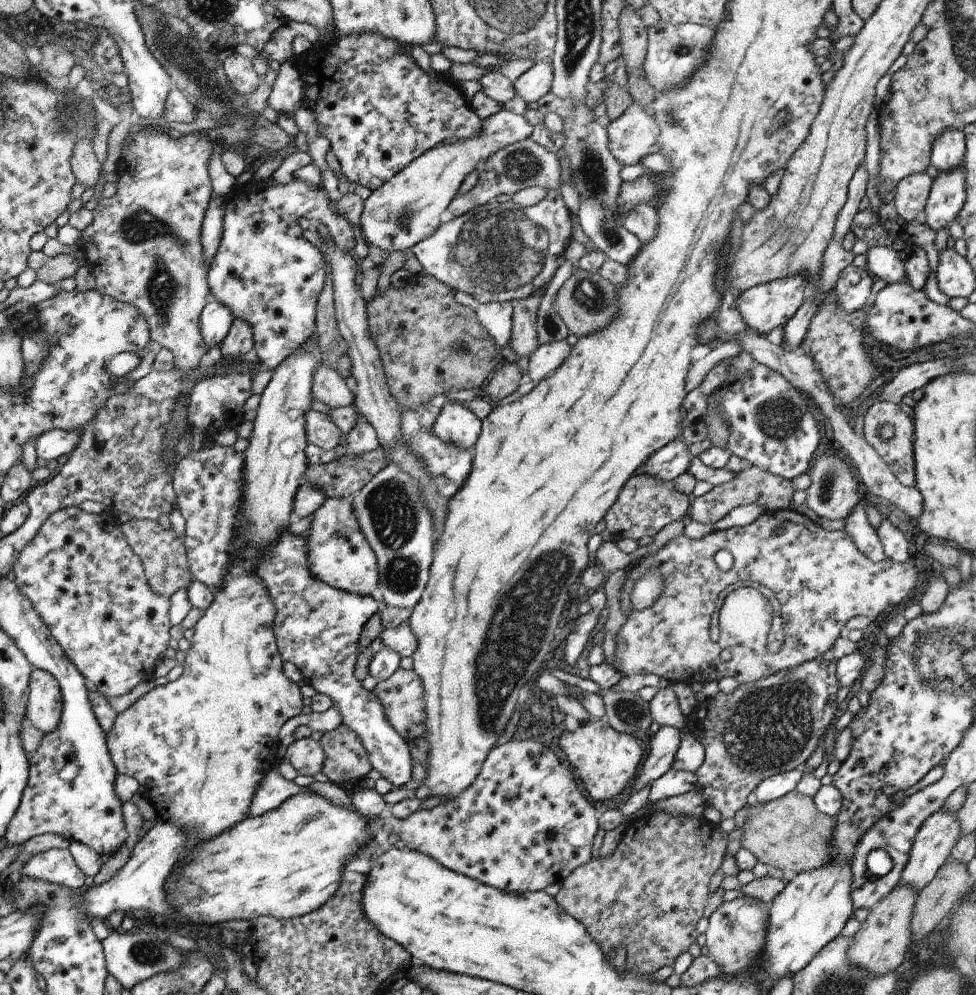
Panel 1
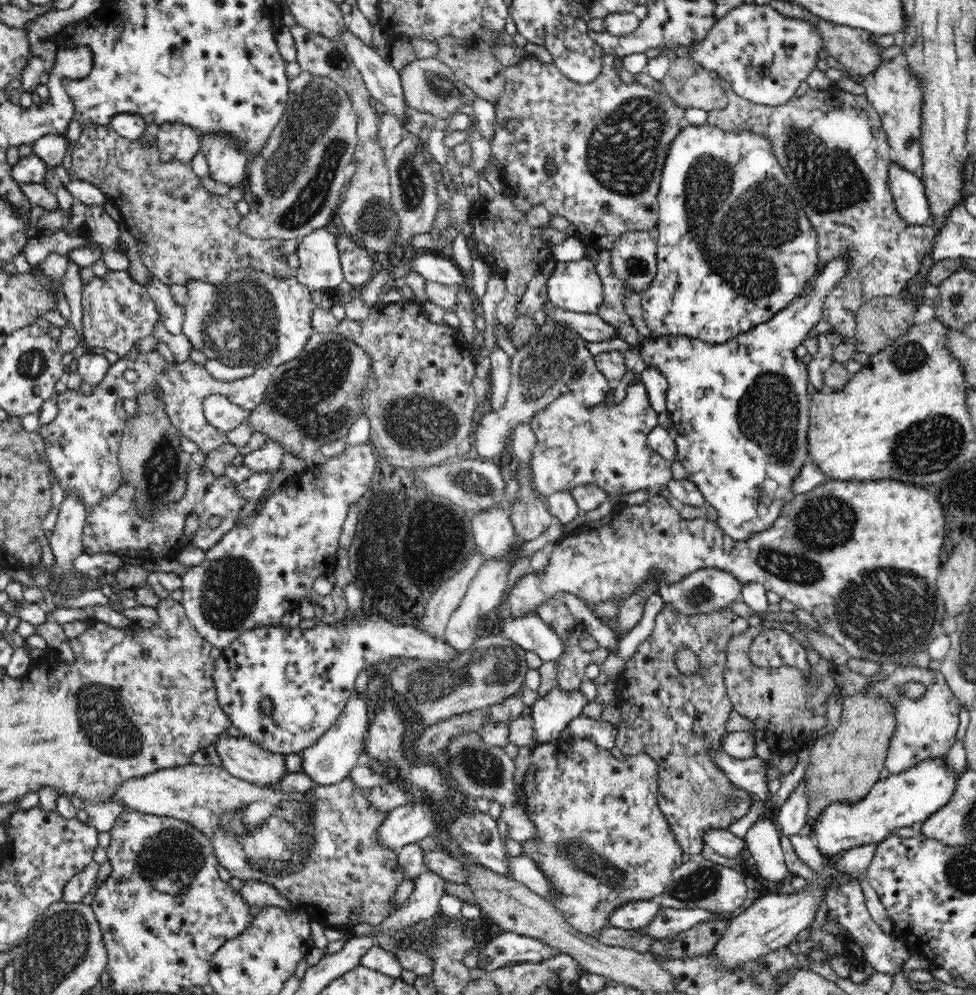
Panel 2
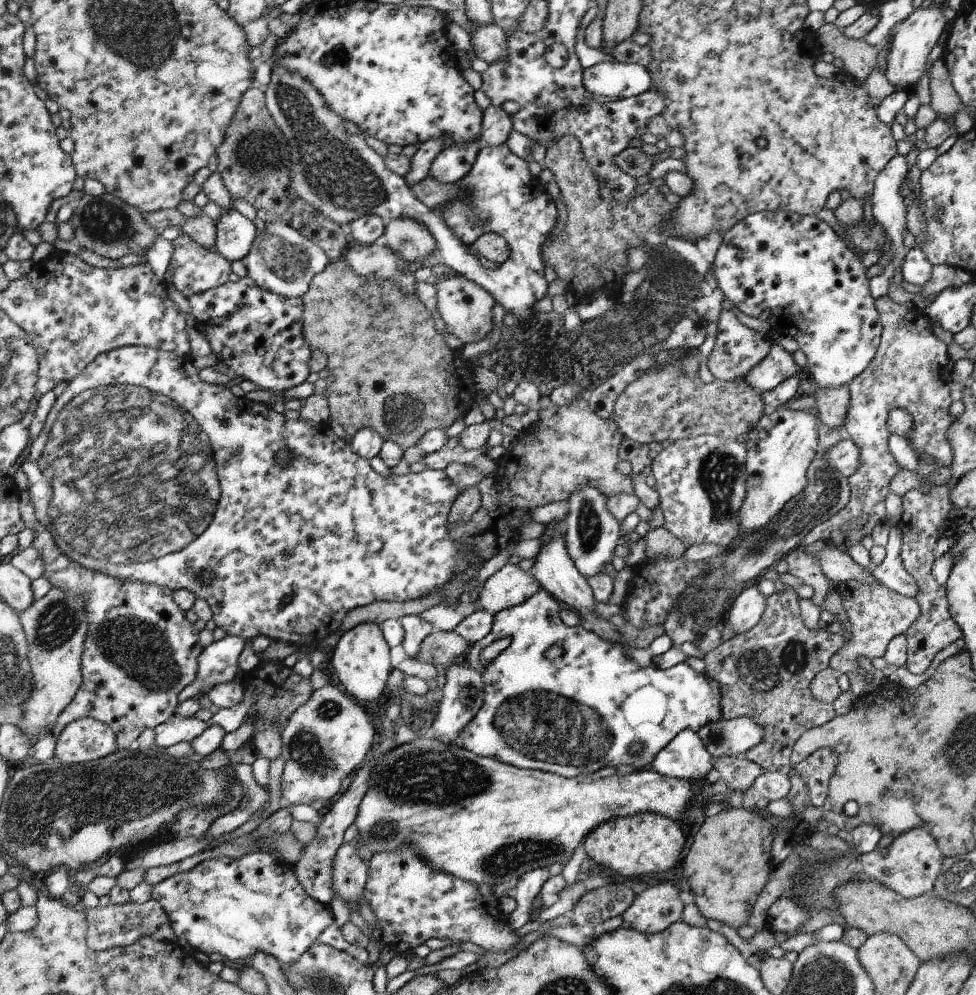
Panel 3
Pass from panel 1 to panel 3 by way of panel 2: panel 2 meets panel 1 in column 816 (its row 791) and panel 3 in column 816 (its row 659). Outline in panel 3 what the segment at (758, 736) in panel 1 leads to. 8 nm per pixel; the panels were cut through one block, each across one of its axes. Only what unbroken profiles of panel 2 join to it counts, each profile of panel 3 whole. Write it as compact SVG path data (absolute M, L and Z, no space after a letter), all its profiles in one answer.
M787 586L784 592L774 593L766 597L766 608L759 623L748 632L734 635L728 641L719 644L712 652L706 653L706 676L716 680L720 685L720 704L722 719L750 718L758 726L764 728L764 740L760 745L744 752L742 758L755 762L763 772L781 772L788 775L794 766L790 757L798 738L809 728L830 722L837 716L833 704L816 700L810 690L812 679L820 671L831 668L829 655L838 652L843 647L842 633L829 634L825 629L812 630L808 628L801 617L798 604L797 588Z

